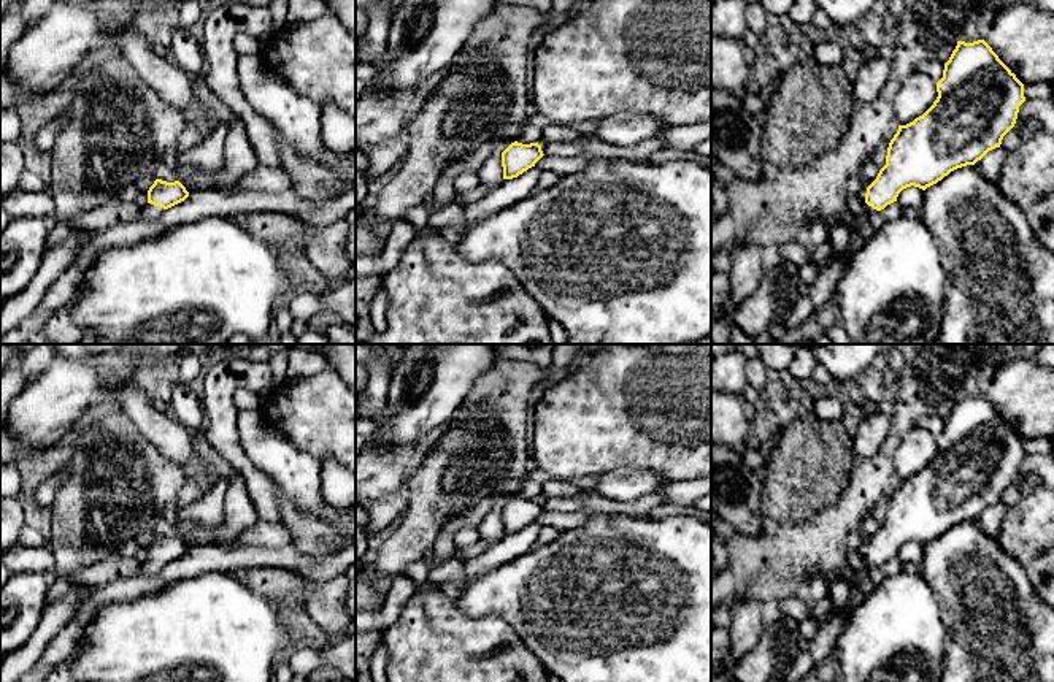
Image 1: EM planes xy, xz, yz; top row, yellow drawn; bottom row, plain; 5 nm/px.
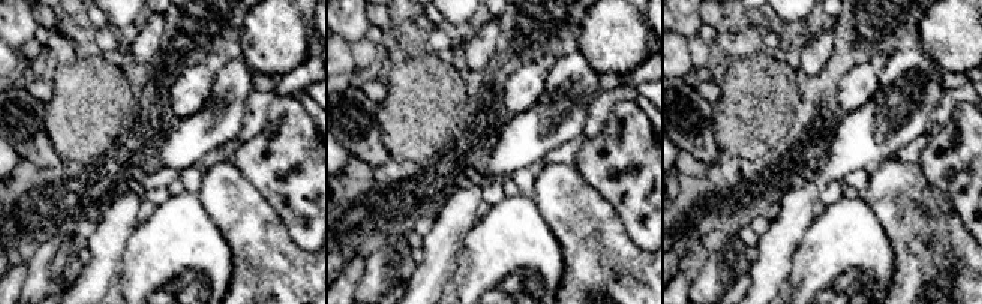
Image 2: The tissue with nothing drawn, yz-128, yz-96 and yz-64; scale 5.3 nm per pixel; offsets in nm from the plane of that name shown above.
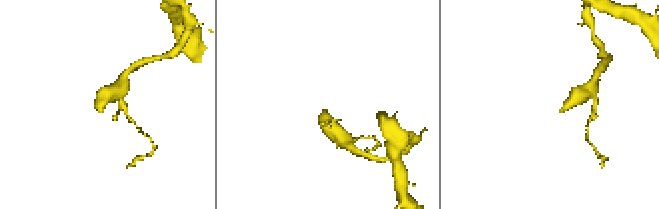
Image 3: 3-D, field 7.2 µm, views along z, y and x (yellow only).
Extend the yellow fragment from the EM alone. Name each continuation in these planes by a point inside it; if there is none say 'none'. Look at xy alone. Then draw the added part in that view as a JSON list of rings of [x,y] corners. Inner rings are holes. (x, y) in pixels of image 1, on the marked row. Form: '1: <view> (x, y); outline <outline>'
1: xy (150, 214); outline [[[146,203],[143,208],[141,208],[141,216],[140,216],[140,220],[143,220],[144,224],[159,224],[159,219],[160,216],[163,214],[163,208],[160,206],[154,206],[151,203]],[[160,225],[162,227],[162,225]]]

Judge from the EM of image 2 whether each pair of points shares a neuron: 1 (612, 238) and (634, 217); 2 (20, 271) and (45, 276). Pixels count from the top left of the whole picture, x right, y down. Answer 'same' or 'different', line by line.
1: different
2: different

